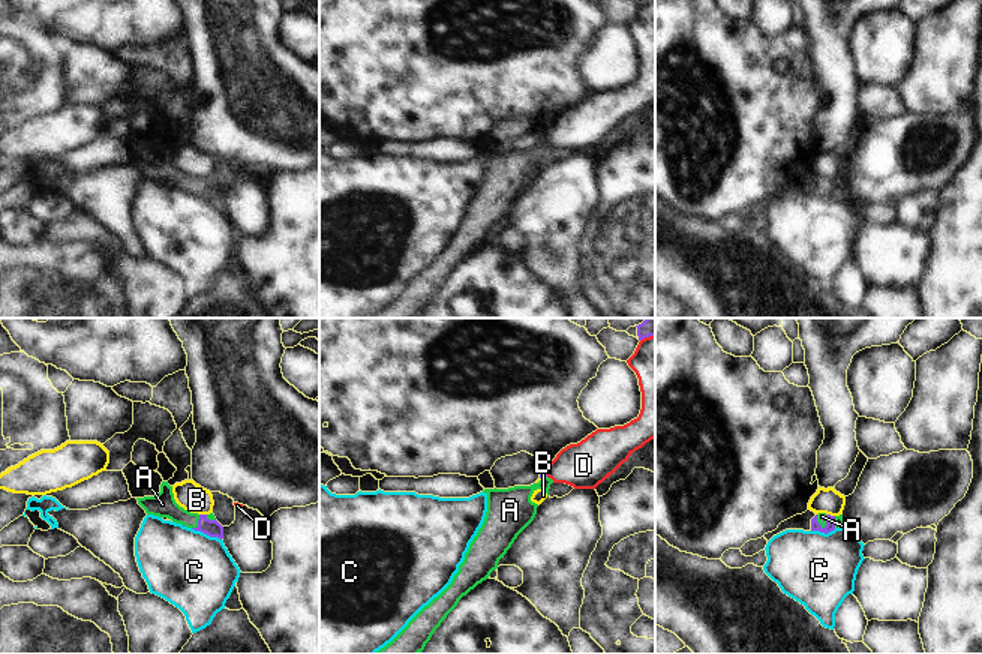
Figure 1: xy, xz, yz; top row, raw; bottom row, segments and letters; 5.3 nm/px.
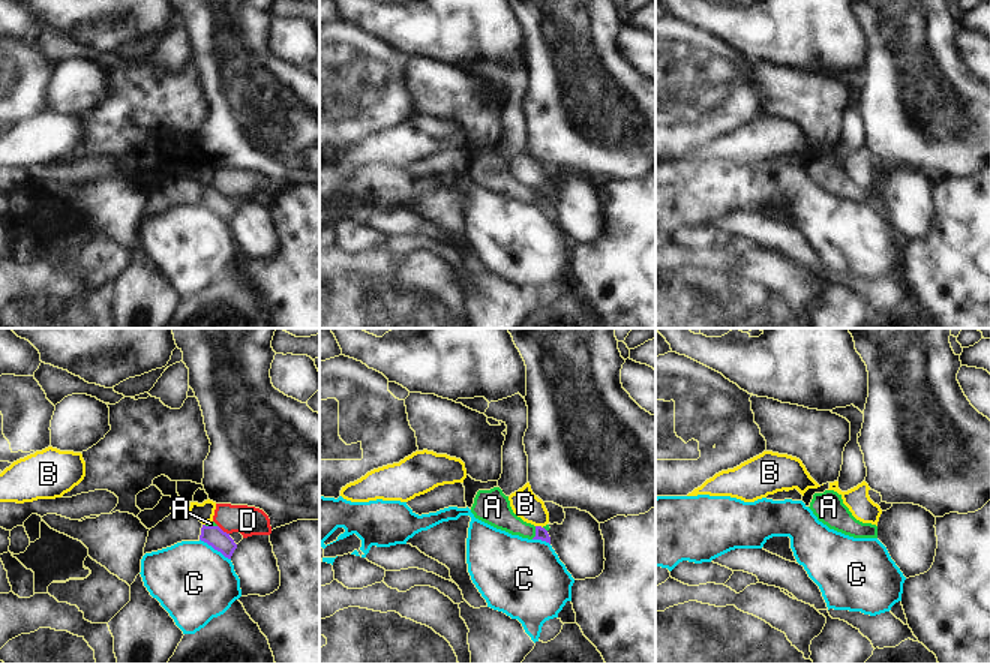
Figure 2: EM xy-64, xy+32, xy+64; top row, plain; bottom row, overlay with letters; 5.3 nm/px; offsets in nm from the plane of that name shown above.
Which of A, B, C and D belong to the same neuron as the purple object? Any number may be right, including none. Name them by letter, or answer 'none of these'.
A

